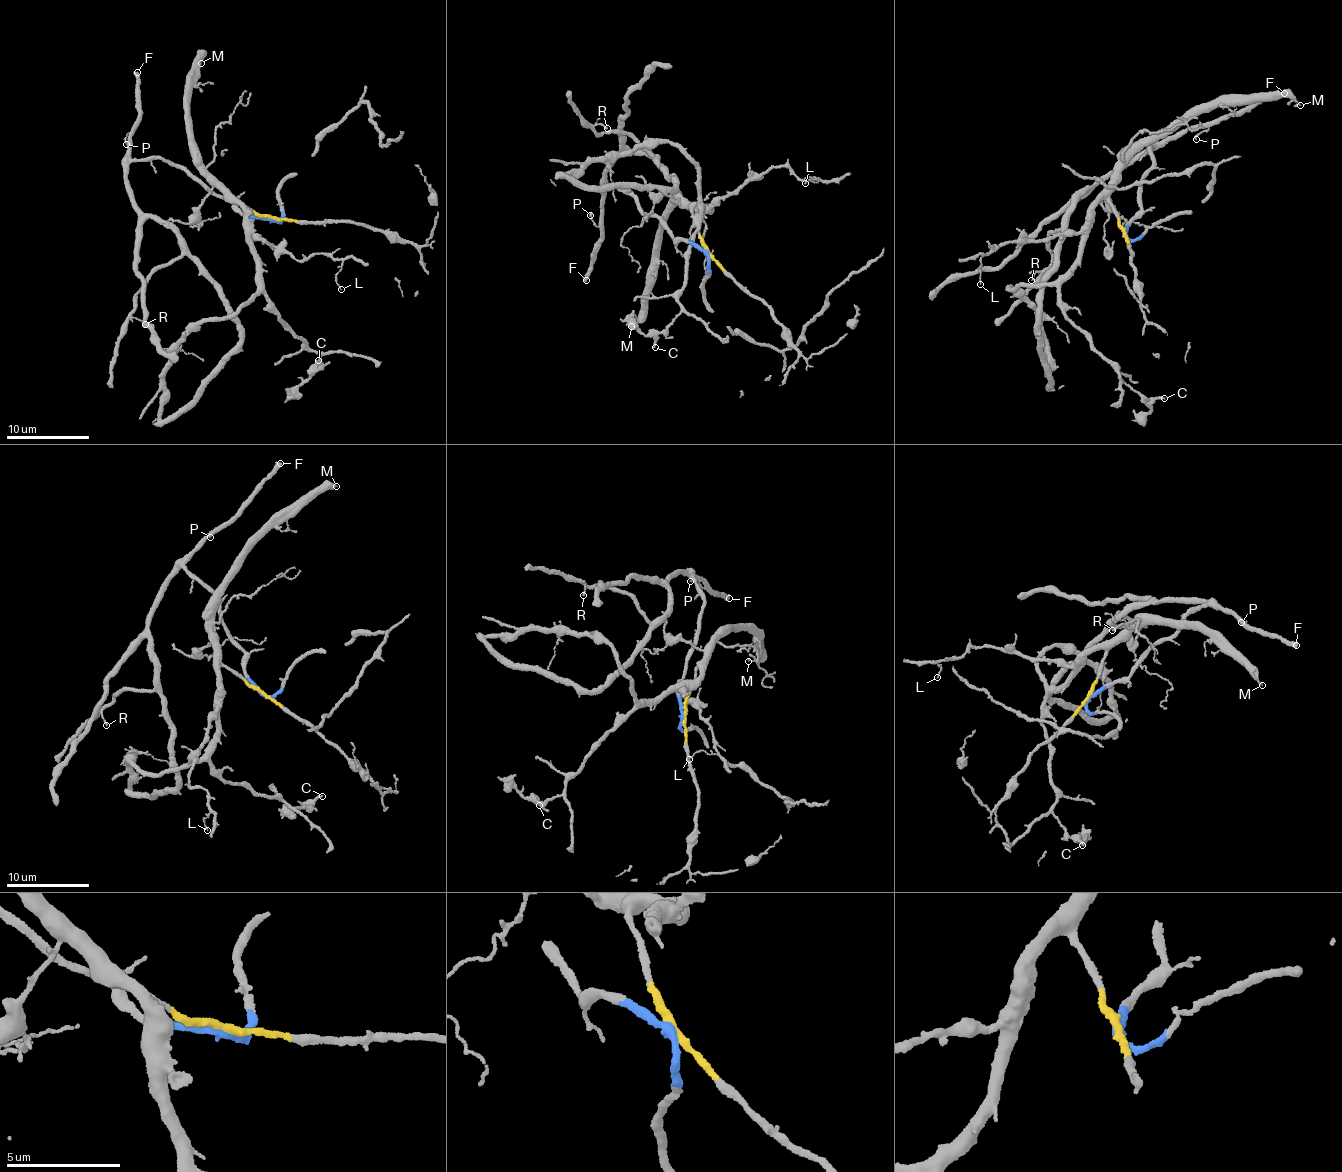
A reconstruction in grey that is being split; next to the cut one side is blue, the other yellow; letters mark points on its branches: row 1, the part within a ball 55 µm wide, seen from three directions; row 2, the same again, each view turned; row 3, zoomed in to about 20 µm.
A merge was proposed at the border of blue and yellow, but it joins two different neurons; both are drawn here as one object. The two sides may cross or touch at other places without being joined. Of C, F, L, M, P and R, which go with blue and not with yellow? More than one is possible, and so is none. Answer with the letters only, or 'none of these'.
F, P, R

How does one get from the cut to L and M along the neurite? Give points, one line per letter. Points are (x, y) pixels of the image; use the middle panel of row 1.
L: (708, 254), (696, 208), (707, 212), (773, 167), (785, 166), (798, 178), (818, 180), (809, 177), (806, 183)
M: (708, 254), (692, 212), (677, 201), (660, 232), (653, 257), (646, 312), (632, 327)

